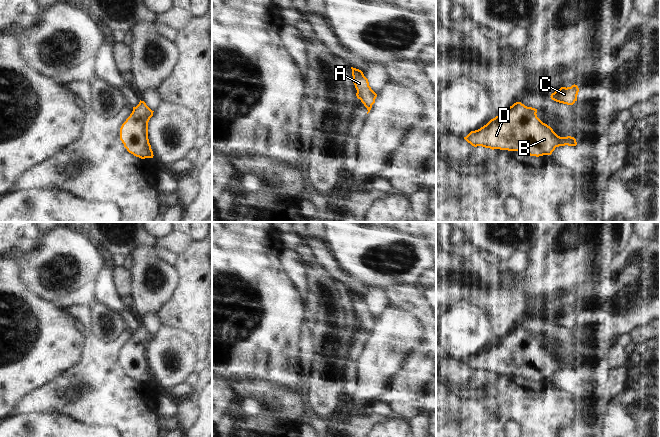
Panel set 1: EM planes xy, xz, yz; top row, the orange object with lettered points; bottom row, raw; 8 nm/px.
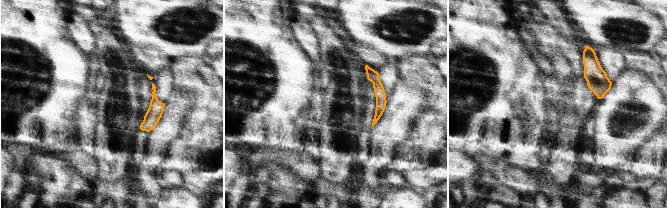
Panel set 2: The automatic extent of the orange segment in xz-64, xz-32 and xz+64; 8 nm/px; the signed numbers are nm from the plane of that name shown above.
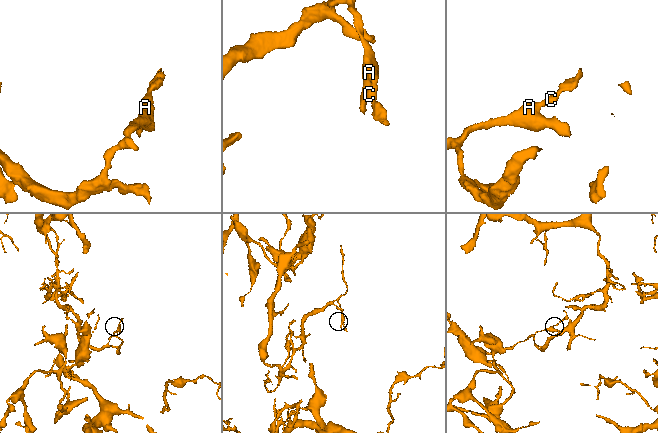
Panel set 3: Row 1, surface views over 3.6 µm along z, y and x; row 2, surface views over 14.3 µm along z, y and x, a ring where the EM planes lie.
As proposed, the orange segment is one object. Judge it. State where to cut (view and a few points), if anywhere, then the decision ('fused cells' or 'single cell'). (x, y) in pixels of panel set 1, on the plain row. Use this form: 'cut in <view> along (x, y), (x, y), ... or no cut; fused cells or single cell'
no cut; single cell

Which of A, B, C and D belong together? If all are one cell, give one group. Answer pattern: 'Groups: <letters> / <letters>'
Groups: A B C D.

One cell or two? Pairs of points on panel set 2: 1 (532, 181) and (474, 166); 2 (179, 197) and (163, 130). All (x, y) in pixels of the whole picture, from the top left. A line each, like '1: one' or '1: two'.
1: two
2: two

